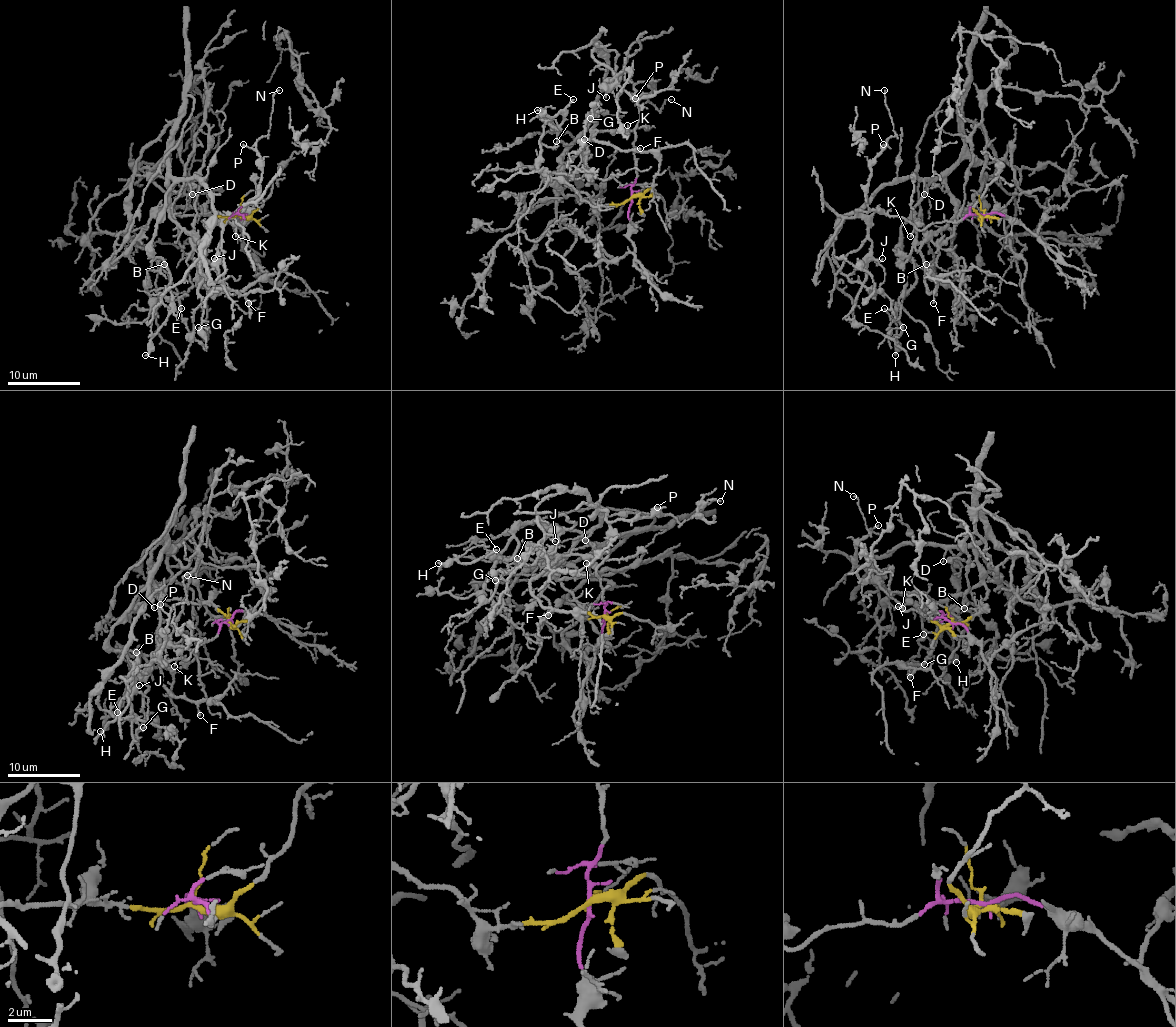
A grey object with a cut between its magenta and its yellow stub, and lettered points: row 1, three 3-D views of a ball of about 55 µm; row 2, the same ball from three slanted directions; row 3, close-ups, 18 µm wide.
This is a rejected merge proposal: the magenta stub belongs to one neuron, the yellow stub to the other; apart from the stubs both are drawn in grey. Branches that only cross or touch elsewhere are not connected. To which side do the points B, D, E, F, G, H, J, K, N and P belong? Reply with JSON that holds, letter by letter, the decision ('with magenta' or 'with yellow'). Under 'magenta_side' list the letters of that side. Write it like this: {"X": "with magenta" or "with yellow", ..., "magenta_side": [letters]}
{"B": "with yellow", "D": "with yellow", "E": "with yellow", "F": "with yellow", "G": "with yellow", "H": "with yellow", "J": "with magenta", "K": "with yellow", "N": "with magenta", "P": "with magenta", "magenta_side": ["J", "N", "P"]}

